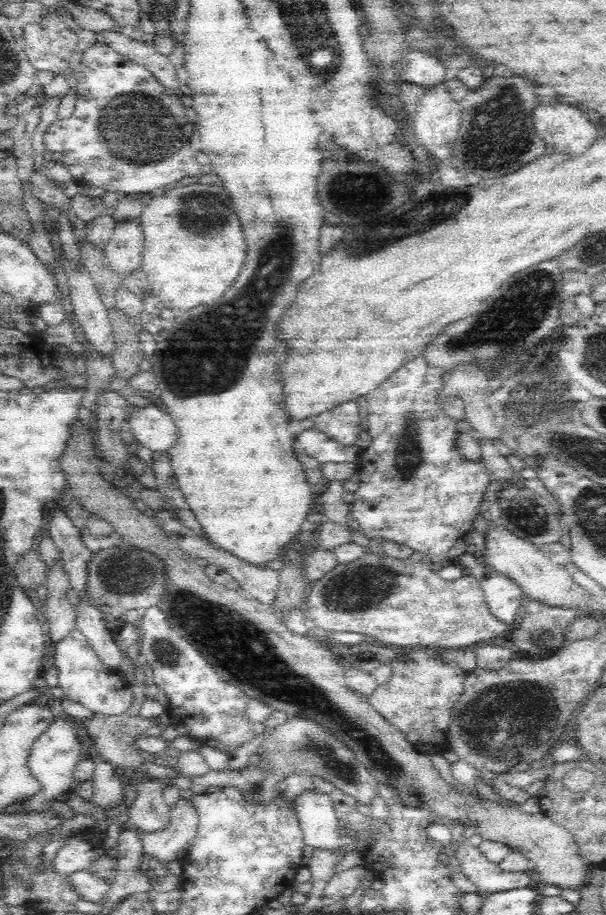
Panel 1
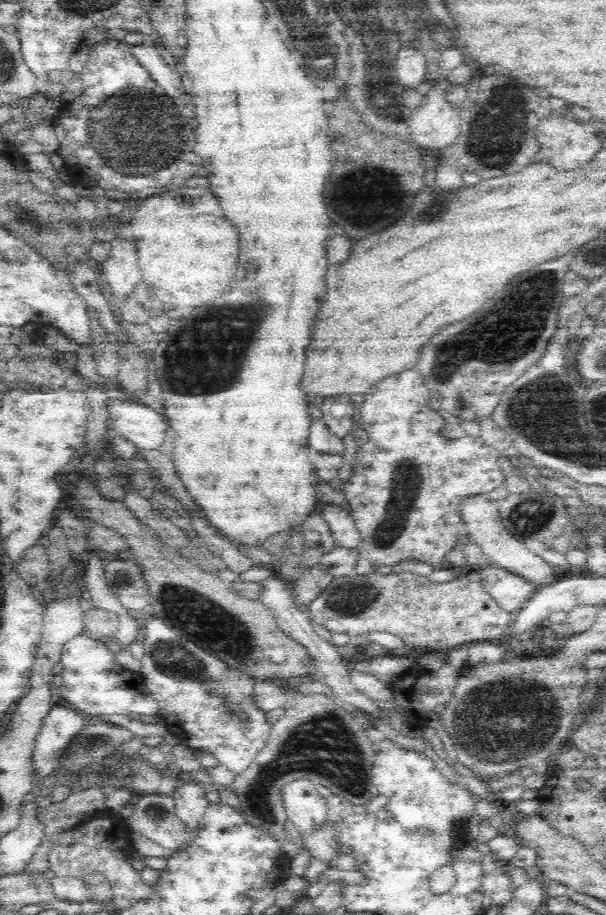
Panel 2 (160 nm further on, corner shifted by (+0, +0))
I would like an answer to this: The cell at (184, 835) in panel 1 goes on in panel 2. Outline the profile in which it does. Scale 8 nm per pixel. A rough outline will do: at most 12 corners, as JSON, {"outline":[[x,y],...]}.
{"outline":[[191,779],[173,792],[175,813],[195,830],[208,786]]}

